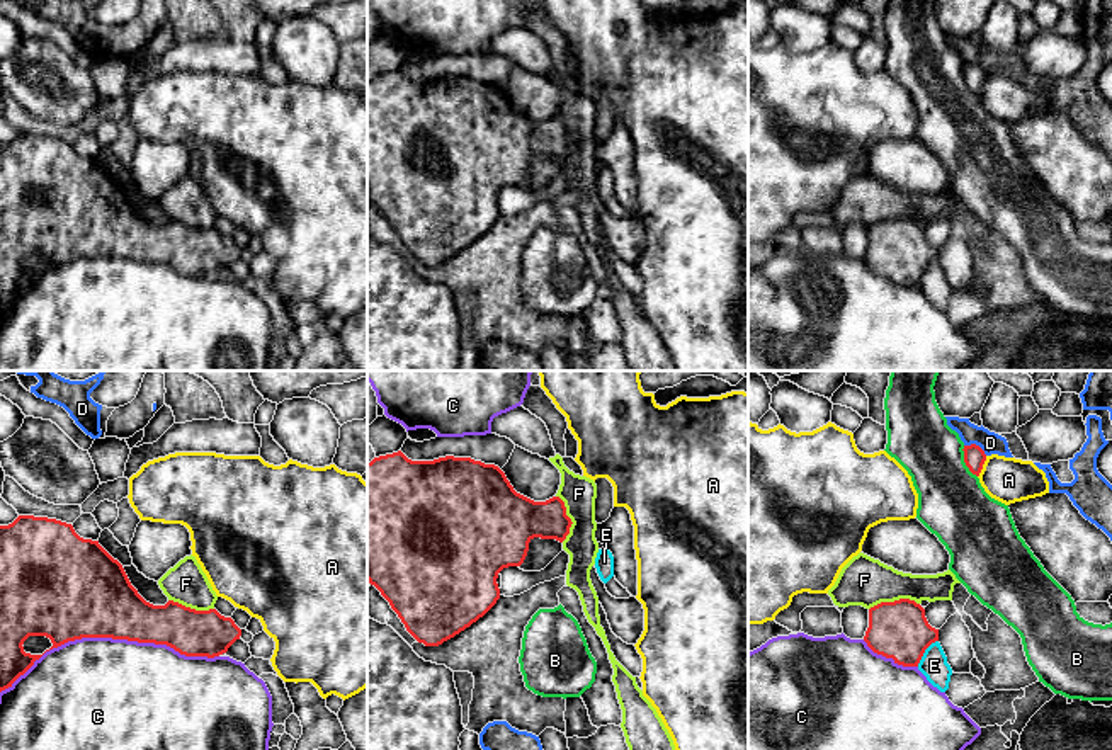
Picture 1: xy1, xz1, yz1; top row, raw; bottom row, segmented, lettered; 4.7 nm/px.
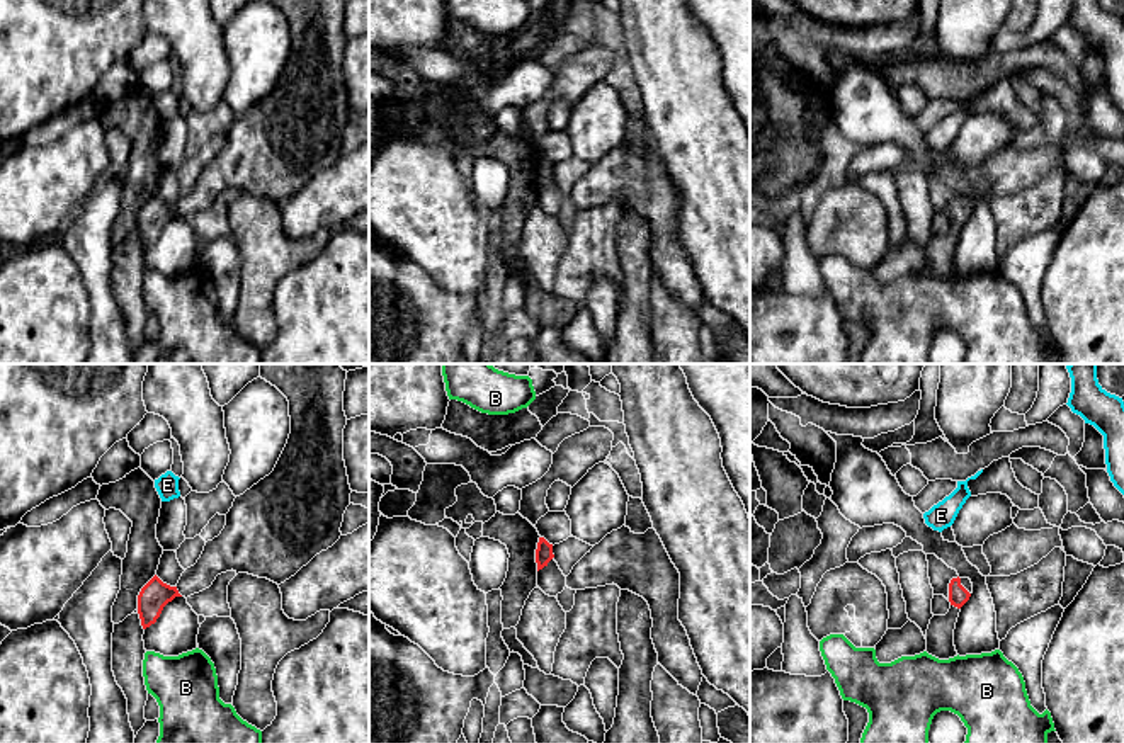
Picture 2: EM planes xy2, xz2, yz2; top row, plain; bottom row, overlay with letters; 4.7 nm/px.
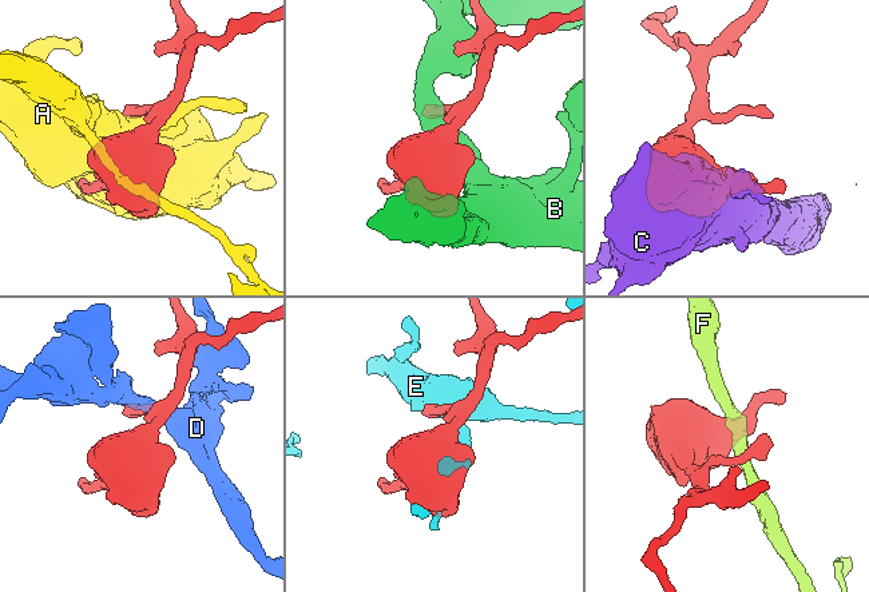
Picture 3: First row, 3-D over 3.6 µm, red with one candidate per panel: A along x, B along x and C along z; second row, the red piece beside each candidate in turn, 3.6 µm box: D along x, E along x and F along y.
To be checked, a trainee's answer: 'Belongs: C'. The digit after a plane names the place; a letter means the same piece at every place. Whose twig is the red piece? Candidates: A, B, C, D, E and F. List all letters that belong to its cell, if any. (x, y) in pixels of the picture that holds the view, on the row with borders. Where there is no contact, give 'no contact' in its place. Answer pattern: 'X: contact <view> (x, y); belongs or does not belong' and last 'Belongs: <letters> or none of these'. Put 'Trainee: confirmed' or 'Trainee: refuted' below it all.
A: contact yz1 (981, 466); does not belong
B: contact yz1 (964, 461); does not belong
C: contact xy1 (109, 636); does not belong
D: contact yz1 (975, 444); does not belong
E: contact yz1 (924, 652); does not belong
F: contact yz1 (895, 601); does not belong
Belongs: none of these
Trainee: refuted

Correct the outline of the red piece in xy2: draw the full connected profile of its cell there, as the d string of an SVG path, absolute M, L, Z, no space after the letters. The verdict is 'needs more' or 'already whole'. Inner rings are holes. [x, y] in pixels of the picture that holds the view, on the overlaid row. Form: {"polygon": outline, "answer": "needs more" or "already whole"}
{"polygon": "M260 364L260 377L289 401L287 444L274 471L235 498L221 534L175 587L155 575L141 588L143 629L175 597L199 593L231 570L281 585L342 536L352 493L343 461L347 371L338 364Z", "answer": "needs more"}

